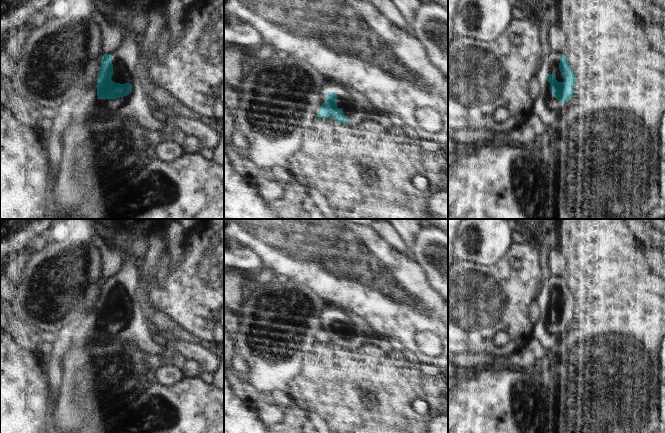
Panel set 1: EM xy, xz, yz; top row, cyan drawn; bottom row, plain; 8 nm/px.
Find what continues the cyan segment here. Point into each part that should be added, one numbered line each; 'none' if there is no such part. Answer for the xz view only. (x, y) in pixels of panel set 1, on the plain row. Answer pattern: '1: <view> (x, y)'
1: xz (356, 335)

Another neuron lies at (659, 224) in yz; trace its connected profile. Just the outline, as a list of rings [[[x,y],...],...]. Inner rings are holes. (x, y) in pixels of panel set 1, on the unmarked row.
[[[647,219],[647,221],[663,235],[665,240],[665,219]]]

